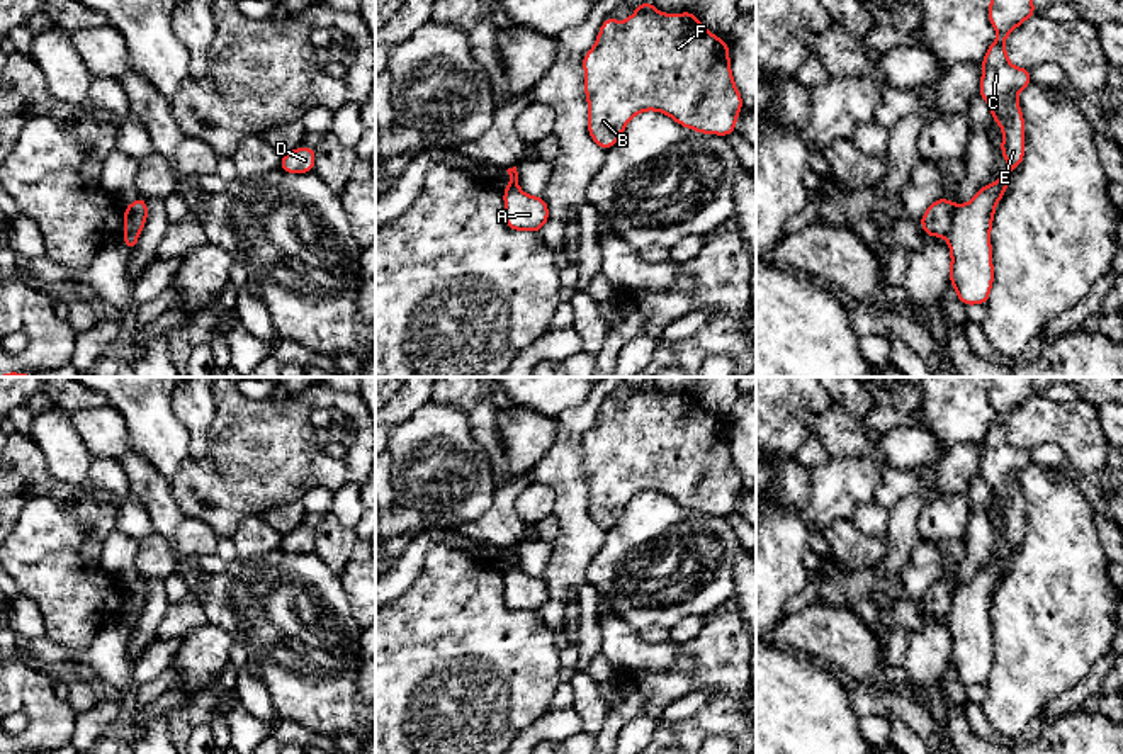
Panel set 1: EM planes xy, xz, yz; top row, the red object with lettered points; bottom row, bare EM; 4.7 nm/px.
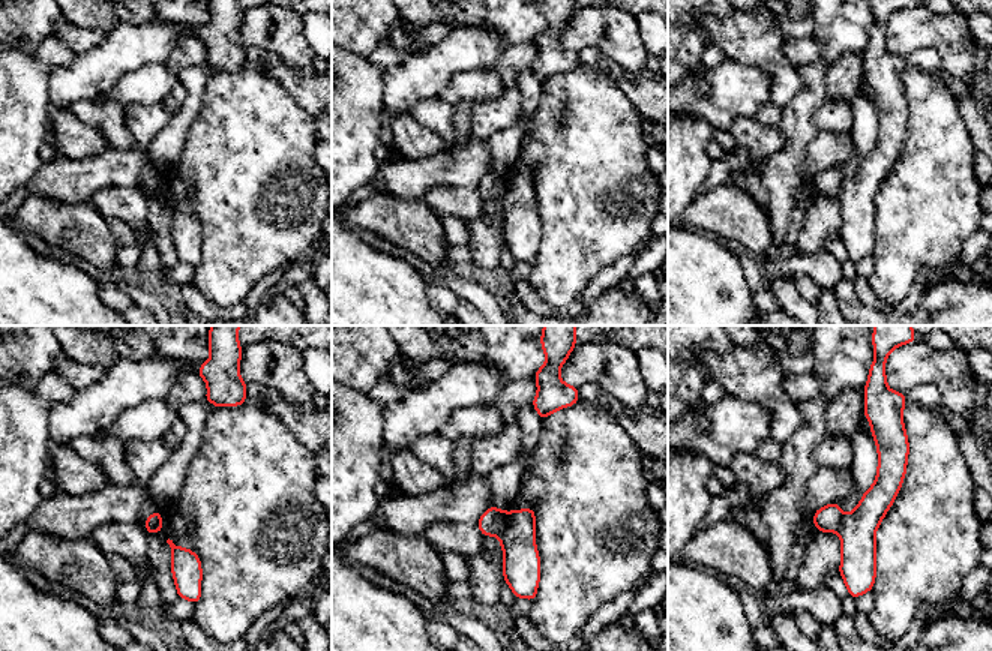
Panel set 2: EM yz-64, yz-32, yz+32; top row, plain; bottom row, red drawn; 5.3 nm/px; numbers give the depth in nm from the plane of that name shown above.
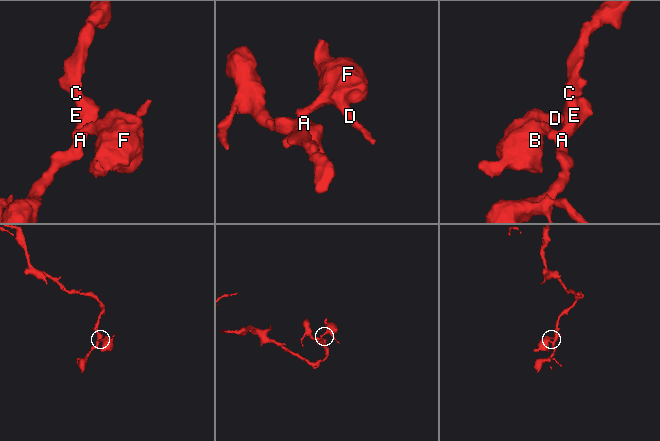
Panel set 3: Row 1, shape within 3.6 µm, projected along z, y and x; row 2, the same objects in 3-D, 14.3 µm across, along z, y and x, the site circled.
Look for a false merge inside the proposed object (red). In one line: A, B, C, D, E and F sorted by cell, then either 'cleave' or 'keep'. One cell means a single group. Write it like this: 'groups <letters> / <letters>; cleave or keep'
groups A C E / B D F; cleave

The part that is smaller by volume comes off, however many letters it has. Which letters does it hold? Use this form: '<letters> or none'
B, D, F

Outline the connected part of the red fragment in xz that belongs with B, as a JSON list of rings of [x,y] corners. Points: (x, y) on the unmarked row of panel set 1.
[[[644,382],[624,402],[610,394],[583,448],[588,513],[603,530],[612,528],[630,499],[644,491],[663,492],[697,513],[729,516],[736,511],[742,477],[732,460],[727,421],[708,413],[695,392],[661,394],[652,382]]]

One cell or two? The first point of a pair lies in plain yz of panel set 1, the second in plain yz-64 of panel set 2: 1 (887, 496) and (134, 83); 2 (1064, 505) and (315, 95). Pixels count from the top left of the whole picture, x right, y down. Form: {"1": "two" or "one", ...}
{"1": "one", "2": "two"}

